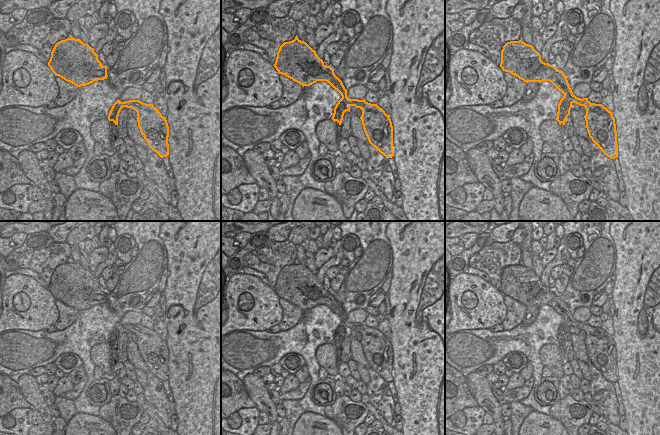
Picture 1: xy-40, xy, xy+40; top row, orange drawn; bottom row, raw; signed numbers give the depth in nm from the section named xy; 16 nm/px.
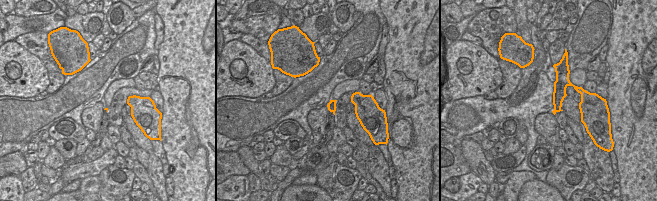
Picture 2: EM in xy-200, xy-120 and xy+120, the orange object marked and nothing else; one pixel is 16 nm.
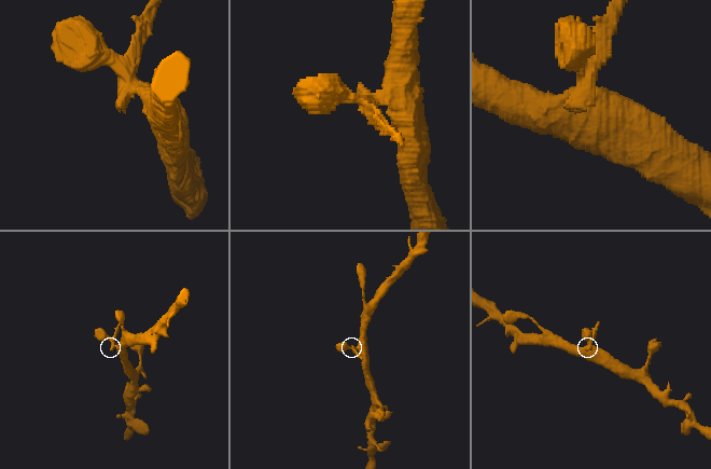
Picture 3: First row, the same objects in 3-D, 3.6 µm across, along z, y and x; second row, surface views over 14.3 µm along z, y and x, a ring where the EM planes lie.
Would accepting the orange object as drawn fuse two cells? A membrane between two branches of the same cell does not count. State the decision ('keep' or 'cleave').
cleave

